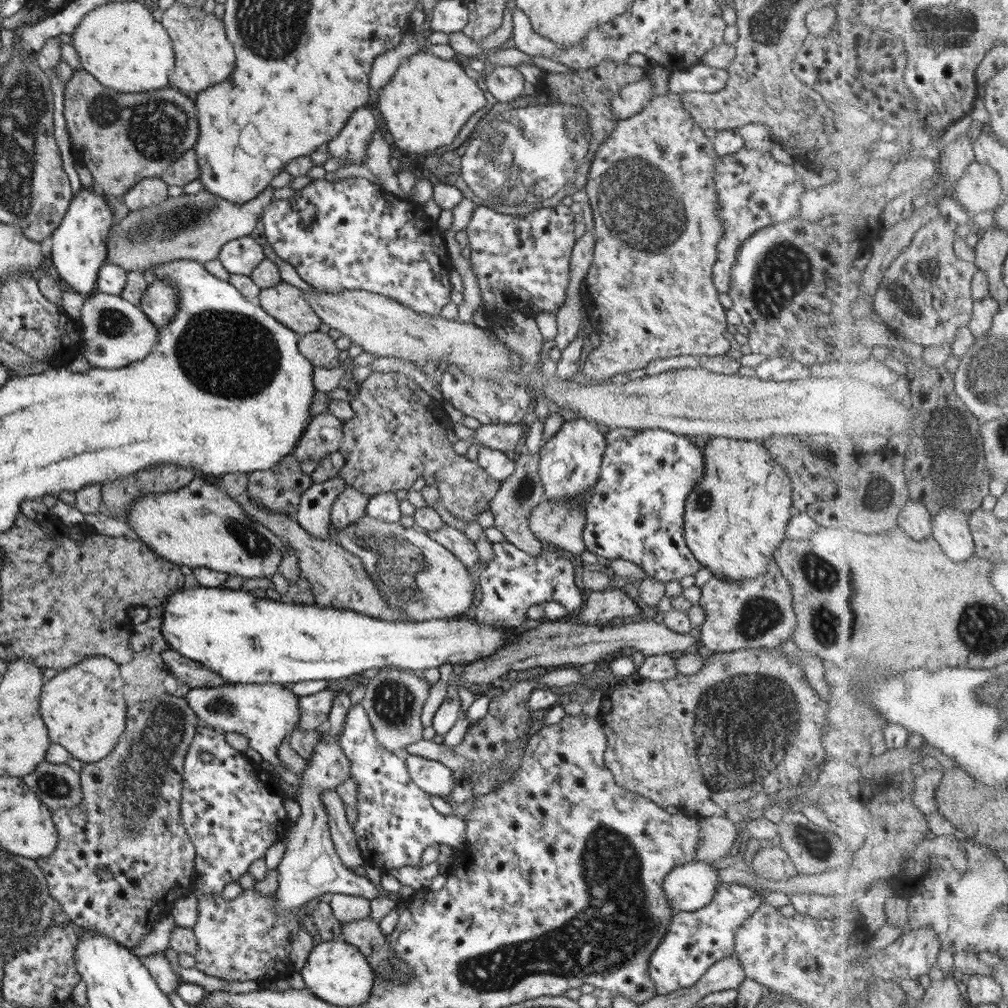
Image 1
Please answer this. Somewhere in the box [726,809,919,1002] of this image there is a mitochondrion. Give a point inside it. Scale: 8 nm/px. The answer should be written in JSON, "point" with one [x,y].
{"point":[820,847]}

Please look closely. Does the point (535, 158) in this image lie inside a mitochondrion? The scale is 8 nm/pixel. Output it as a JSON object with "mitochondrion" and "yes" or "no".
{"mitochondrion":"yes"}

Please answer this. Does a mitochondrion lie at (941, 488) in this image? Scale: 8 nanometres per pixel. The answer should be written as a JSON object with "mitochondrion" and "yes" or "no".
{"mitochondrion":"yes"}

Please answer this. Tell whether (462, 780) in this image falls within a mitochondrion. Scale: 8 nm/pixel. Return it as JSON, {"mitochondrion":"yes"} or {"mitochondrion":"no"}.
{"mitochondrion":"no"}

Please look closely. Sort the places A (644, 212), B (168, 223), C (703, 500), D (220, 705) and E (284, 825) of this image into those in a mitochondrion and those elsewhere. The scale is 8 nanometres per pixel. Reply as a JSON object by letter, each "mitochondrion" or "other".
{"A":"mitochondrion","B":"mitochondrion","C":"mitochondrion","D":"mitochondrion","E":"other"}

